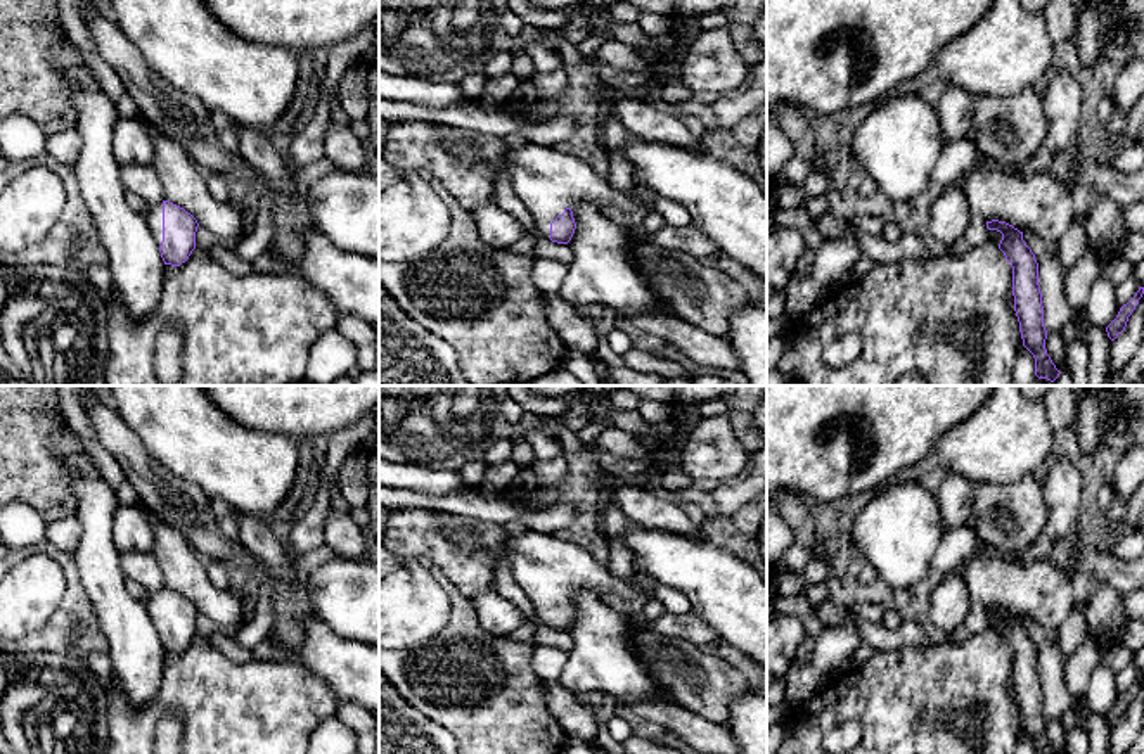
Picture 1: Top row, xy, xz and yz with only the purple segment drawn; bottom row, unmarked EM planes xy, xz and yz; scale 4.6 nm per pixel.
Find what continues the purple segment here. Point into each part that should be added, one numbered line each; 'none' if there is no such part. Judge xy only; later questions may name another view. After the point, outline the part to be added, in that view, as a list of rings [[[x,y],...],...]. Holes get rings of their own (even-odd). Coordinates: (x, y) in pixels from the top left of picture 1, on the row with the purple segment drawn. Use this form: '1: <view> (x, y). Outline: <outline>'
1: xy (154, 217). Outline: [[[157,202],[149,208],[145,221],[157,246],[163,242],[163,202]]]

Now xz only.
1: xz (546, 180). Outline: [[[528,142],[517,149],[507,147],[500,171],[511,176],[512,188],[533,216],[537,232],[550,237],[550,223],[578,202],[602,209],[616,206],[633,211],[640,192],[614,190],[585,161],[542,144]]]

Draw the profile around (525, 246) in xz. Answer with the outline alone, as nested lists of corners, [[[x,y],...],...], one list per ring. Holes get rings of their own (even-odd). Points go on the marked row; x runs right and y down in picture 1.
[[[526,233],[516,244],[507,247],[505,251],[512,252],[516,256],[533,256],[535,254],[535,244],[537,244],[537,235]]]

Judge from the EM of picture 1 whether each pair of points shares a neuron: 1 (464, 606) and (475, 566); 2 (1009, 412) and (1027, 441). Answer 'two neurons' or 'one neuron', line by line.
1: two neurons
2: one neuron

